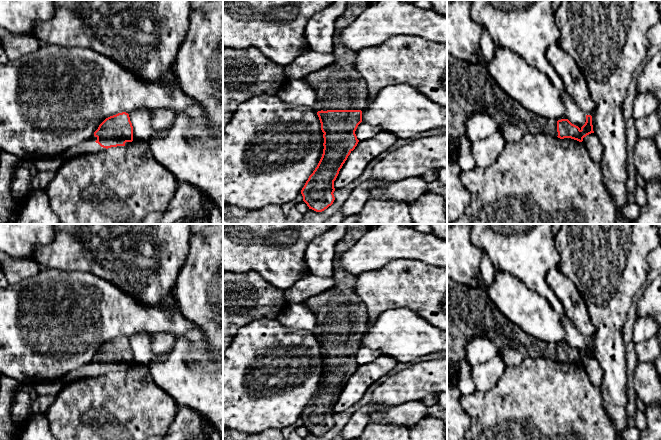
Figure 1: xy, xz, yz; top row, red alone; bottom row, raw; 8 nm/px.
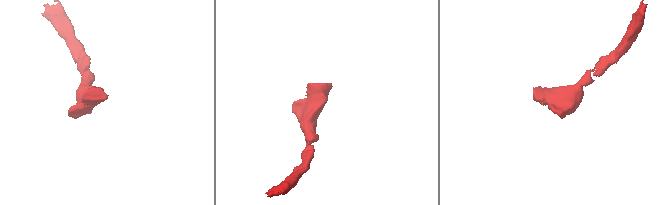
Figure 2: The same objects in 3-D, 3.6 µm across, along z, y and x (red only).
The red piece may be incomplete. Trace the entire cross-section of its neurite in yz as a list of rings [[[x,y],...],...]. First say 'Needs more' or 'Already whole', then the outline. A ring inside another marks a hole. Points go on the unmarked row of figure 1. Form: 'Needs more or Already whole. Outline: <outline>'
Needs more. Outline: [[[447,278],[447,360],[458,361],[464,359],[465,347],[469,340],[475,336],[485,336],[489,338],[495,343],[498,349],[505,349],[508,347],[516,348],[520,351],[524,358],[545,358],[558,361],[560,363],[571,362],[582,366],[584,361],[594,357],[591,339],[586,339],[585,348],[579,352],[578,350],[572,348],[568,343],[556,345],[555,343],[546,342],[535,338],[525,333],[520,327],[507,319],[505,315],[503,315],[493,304],[483,287],[472,288]]]

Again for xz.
Needs more. Outline: [[[346,224],[345,235],[335,247],[332,278],[336,281],[336,285],[306,301],[306,305],[317,318],[317,325],[312,332],[317,336],[324,357],[322,381],[301,414],[303,425],[309,433],[316,436],[322,436],[333,428],[334,405],[359,366],[355,355],[362,346],[362,334],[367,329],[368,314],[364,303],[355,293],[356,275],[344,271],[340,260],[342,254],[351,248],[371,226],[372,224]]]

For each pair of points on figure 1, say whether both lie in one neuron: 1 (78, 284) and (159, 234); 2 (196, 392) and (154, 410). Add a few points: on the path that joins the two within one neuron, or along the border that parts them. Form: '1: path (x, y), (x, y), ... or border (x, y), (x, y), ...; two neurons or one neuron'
1: border (70, 271), (87, 271), (114, 285); two neurons
2: border (157, 385), (179, 406); two neurons

